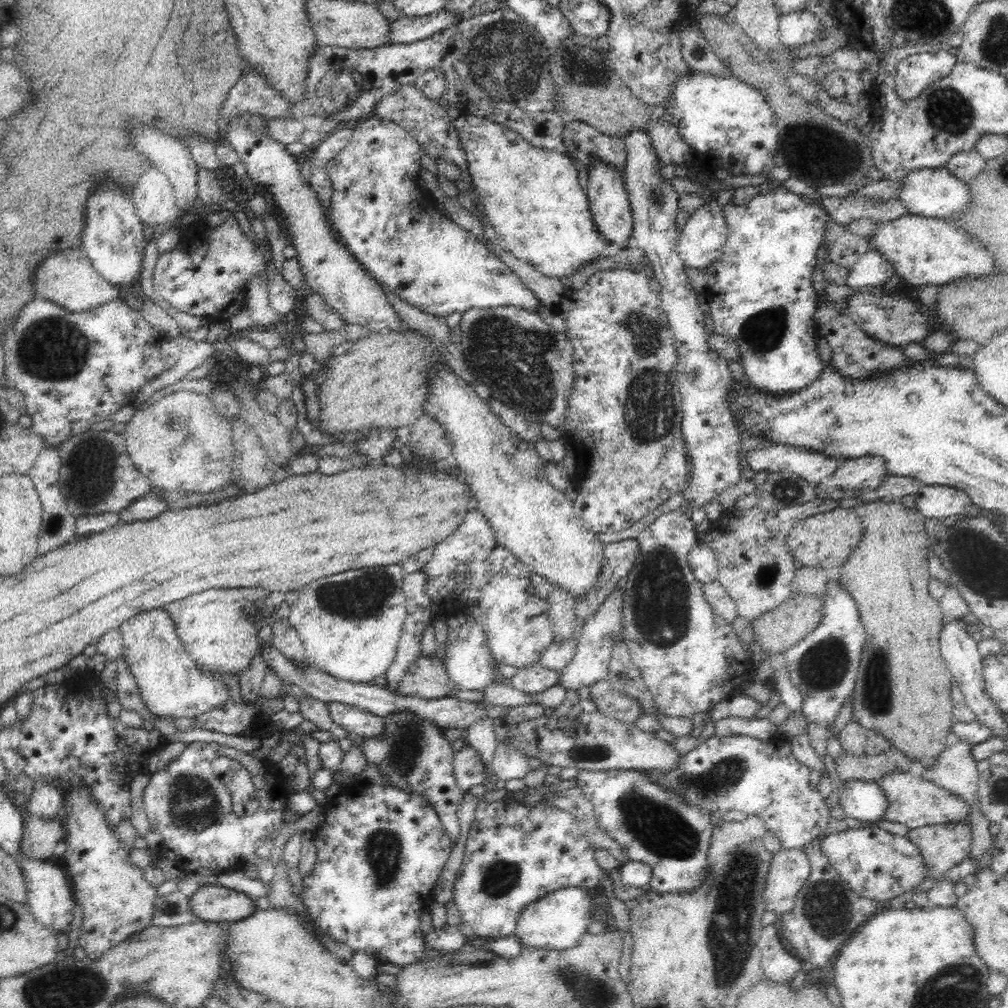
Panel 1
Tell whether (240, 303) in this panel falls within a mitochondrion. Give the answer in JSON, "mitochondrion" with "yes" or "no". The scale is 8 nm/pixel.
{"mitochondrion":"no"}

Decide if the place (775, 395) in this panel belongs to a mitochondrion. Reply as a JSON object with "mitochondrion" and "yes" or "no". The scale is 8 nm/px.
{"mitochondrion":"no"}

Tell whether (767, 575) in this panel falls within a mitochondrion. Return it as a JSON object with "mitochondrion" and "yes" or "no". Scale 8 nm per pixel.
{"mitochondrion":"yes"}

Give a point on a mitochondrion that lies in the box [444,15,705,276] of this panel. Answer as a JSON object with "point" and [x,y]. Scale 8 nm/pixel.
{"point":[600,75]}

